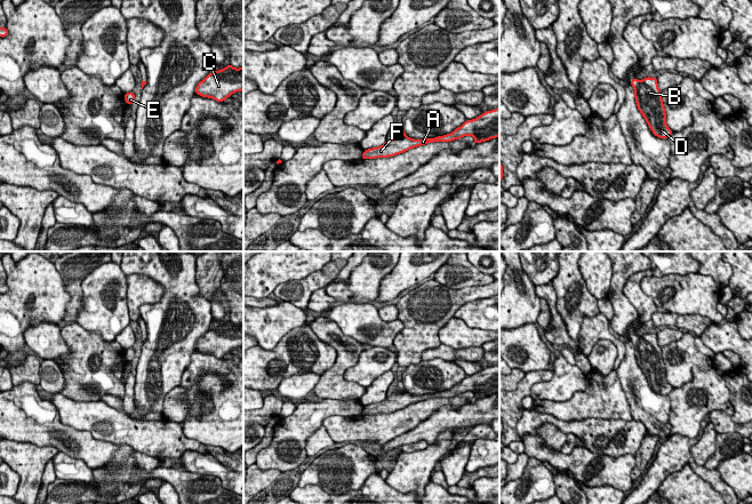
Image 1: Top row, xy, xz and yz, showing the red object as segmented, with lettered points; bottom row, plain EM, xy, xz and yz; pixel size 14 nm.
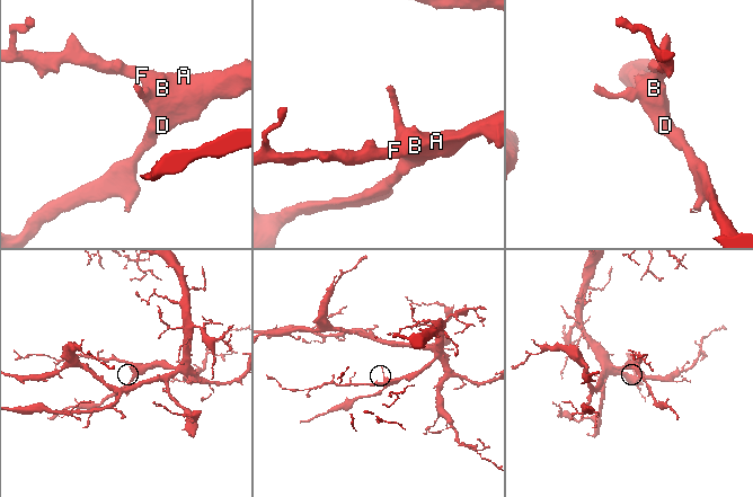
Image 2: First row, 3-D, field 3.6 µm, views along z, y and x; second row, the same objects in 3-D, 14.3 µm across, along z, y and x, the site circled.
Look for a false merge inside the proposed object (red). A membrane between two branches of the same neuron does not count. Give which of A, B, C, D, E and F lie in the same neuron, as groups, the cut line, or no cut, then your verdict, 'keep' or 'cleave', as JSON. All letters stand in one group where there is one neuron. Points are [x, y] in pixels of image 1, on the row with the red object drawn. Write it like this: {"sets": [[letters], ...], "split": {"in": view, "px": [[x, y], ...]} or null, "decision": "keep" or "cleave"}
{"sets": [["A", "B", "C", "D", "E", "F"]], "split": null, "decision": "keep"}

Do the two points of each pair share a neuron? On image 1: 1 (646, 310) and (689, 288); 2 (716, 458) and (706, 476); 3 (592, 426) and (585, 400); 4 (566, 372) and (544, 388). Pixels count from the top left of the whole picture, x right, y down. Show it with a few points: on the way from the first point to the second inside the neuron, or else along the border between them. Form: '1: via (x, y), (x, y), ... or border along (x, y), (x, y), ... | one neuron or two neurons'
1: border along (640, 281), (640, 288), (657, 306) | two neurons
2: border along (703, 466), (716, 470) | two neurons
3: border along (617, 418), (564, 421) | two neurons
4: via (560, 377), (550, 388) | one neuron

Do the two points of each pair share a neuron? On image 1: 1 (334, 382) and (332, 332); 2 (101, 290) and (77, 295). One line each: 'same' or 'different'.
1: same
2: different

